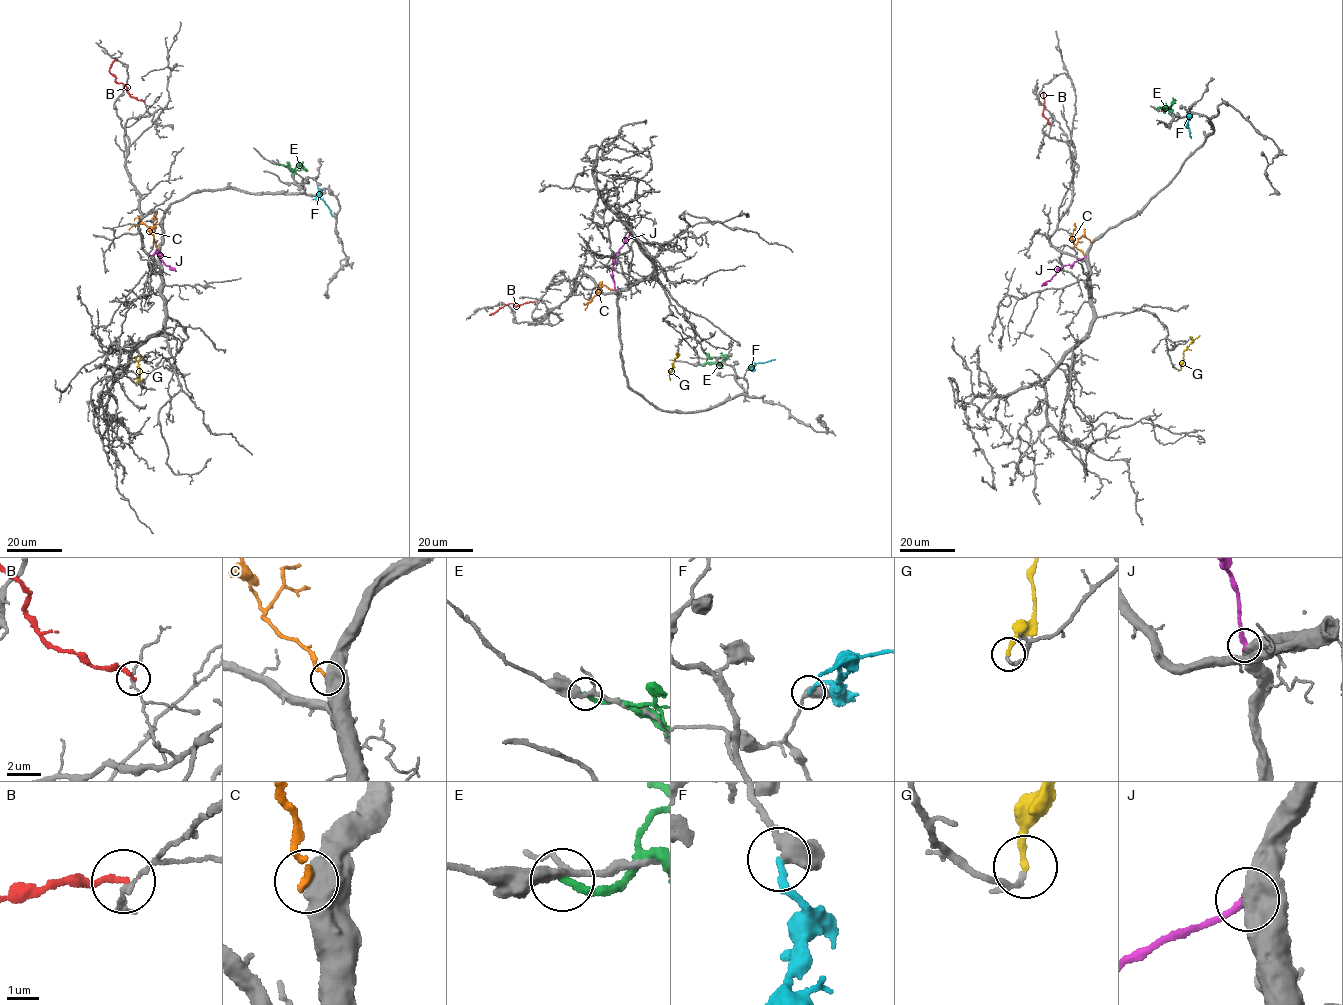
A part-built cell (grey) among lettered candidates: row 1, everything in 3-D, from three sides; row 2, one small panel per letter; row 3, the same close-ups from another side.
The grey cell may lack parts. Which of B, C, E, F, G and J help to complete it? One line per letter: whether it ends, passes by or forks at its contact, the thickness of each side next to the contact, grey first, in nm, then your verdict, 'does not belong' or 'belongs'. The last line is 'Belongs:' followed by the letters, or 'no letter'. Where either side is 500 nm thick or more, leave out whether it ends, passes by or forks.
B: it ends; calibres 140 and 200 nm; does not belong
C: calibres 800 and 240 nm; does not belong
E: it ends; calibres 280 and 240 nm; does not belong
F: it ends; calibres 440 and 220 nm; does not belong
G: it ends; calibres 120 and 220 nm; belongs
J: calibres 800 and 280 nm; does not belong
Belongs: G

